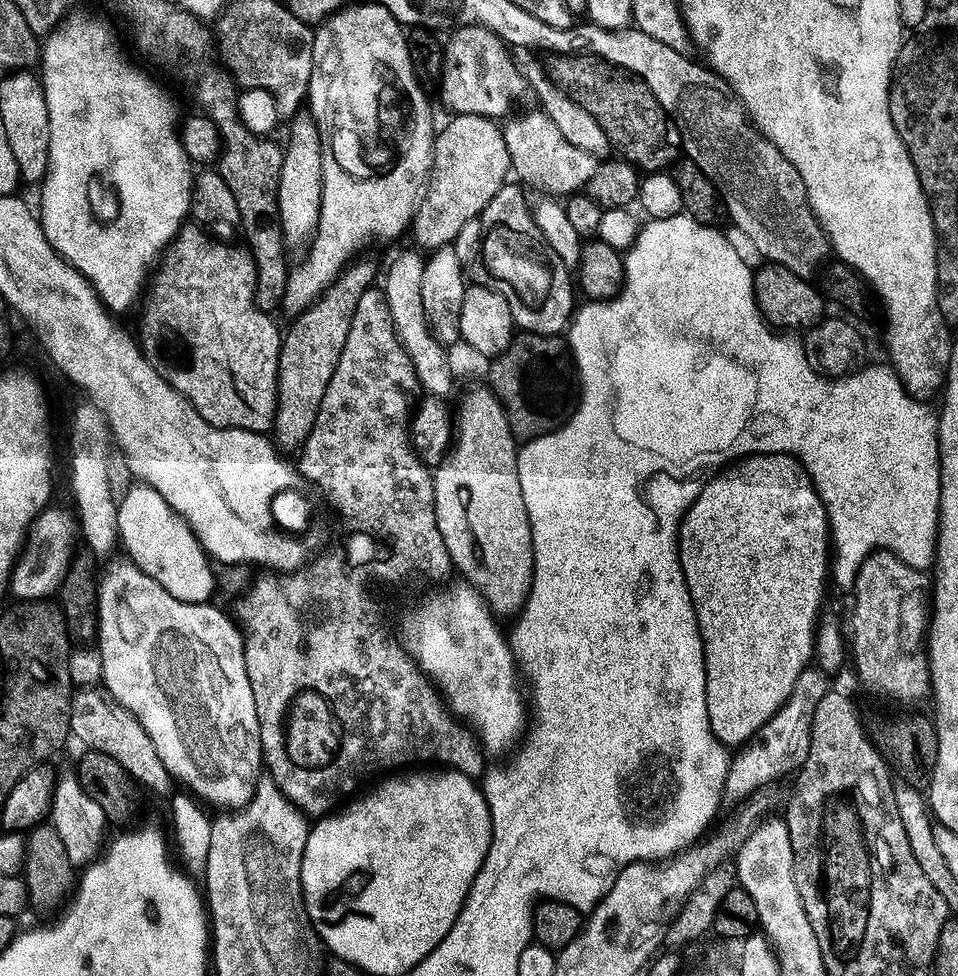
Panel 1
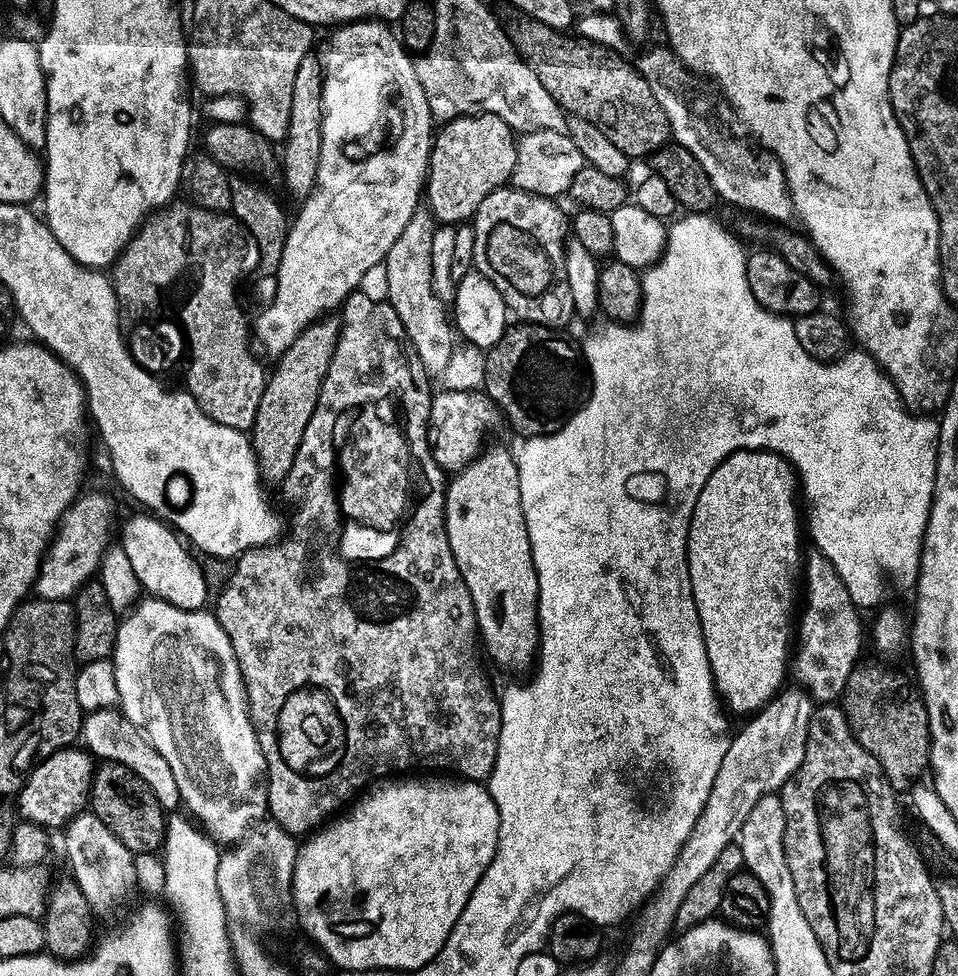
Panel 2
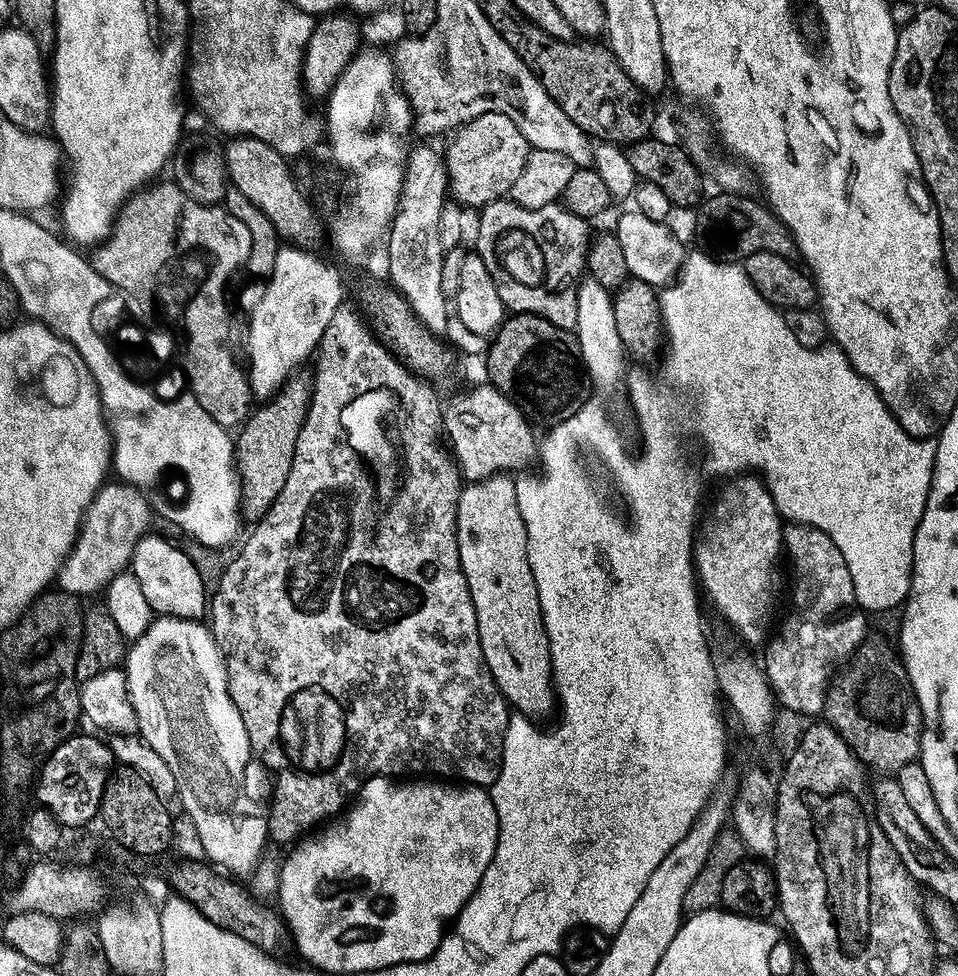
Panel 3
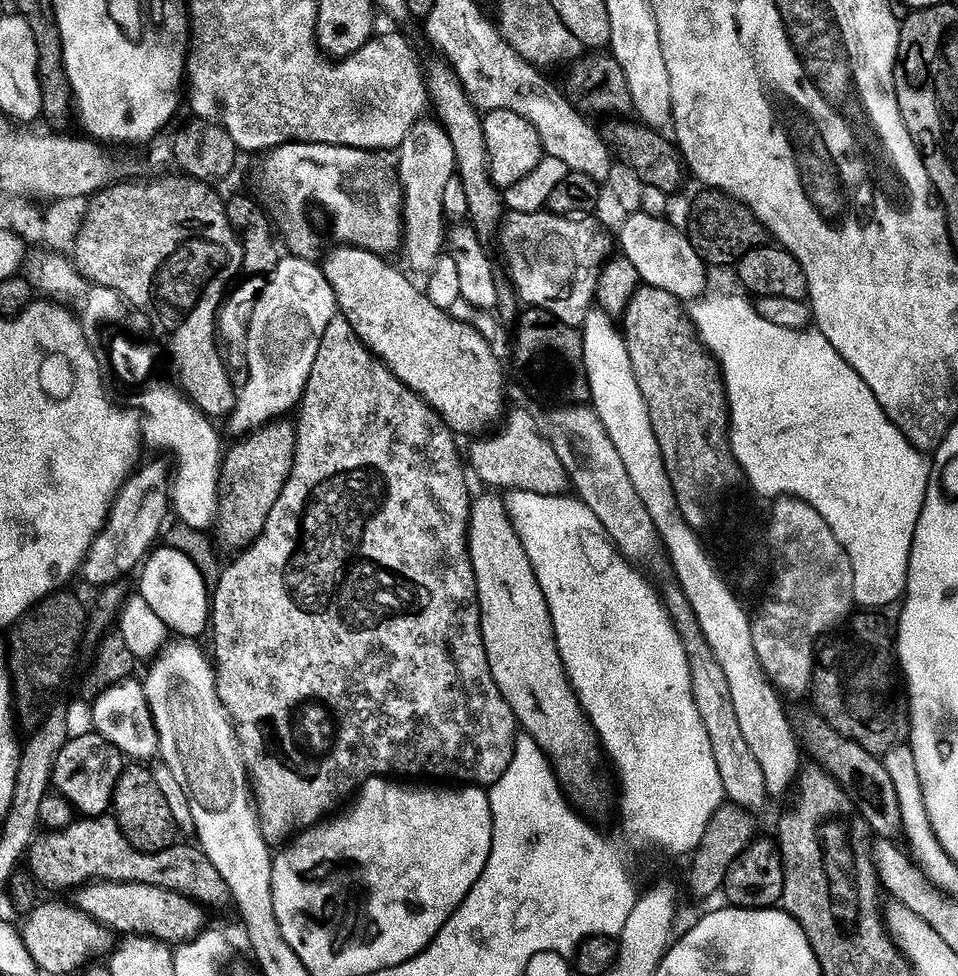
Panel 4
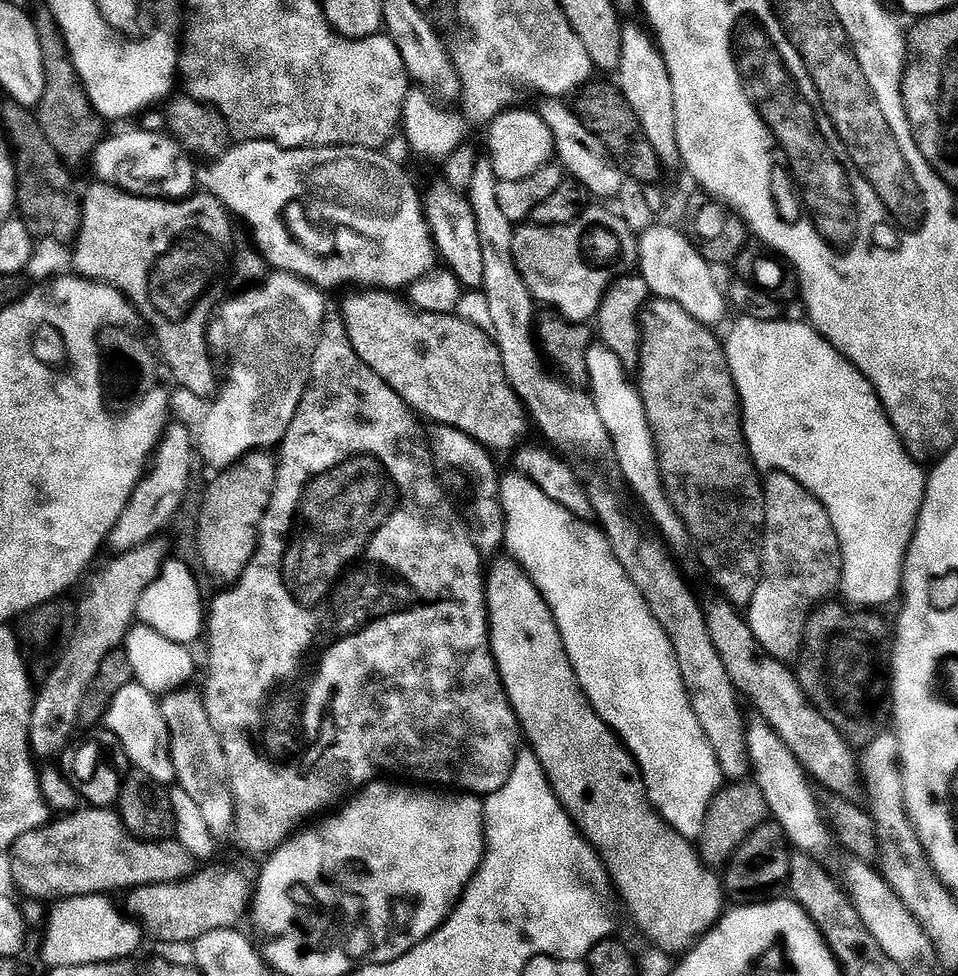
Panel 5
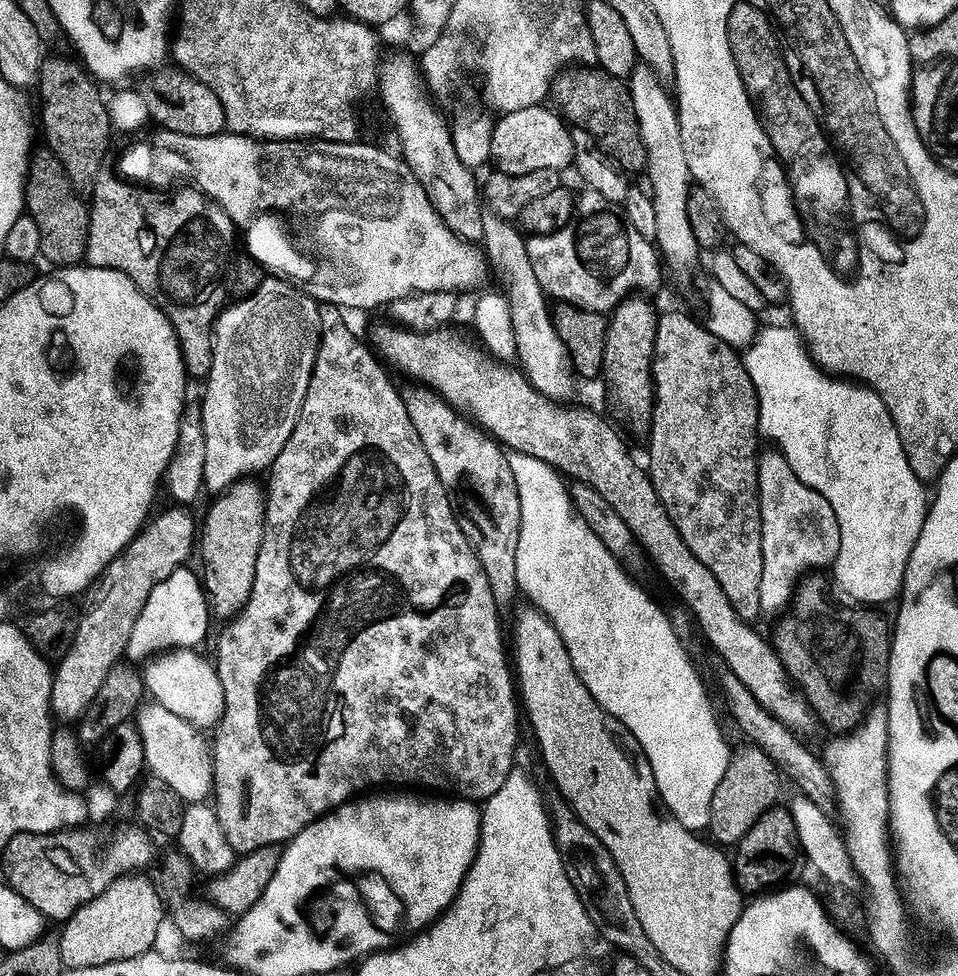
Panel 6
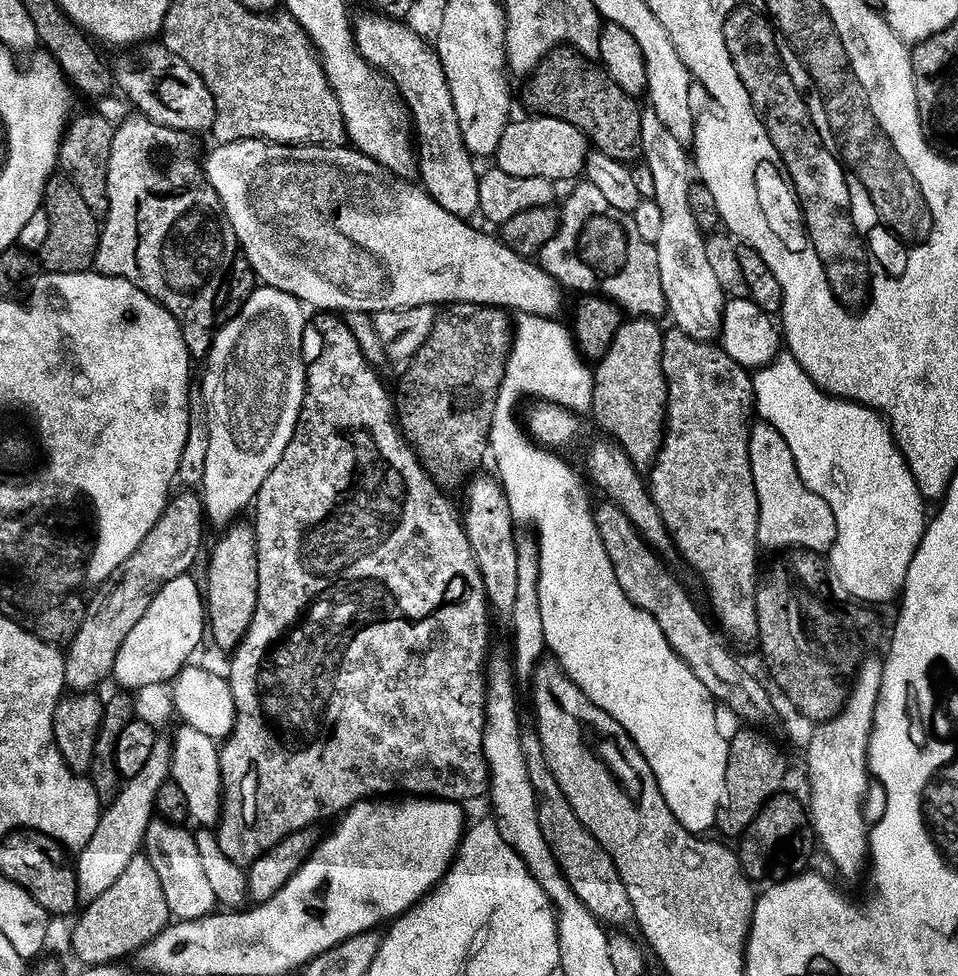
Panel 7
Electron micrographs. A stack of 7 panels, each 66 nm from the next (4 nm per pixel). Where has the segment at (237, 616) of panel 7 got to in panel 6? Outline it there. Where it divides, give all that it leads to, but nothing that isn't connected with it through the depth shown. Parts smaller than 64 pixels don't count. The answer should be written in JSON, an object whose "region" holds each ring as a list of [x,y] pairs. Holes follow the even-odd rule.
{"region":[[[245,478],[243,480],[235,480],[225,492],[219,493],[215,497],[216,500],[208,508],[208,513],[205,514],[204,520],[202,516],[202,523],[198,528],[198,556],[200,552],[200,564],[204,567],[204,572],[202,571],[202,587],[208,598],[208,606],[213,617],[216,616],[220,619],[220,622],[227,621],[229,618],[236,615],[237,612],[243,608],[244,603],[250,598],[250,590],[254,584],[254,566],[258,562],[258,550],[262,546],[262,538],[264,537],[264,505],[266,503],[266,492],[263,487],[260,488],[256,485],[257,481],[252,478]]]}

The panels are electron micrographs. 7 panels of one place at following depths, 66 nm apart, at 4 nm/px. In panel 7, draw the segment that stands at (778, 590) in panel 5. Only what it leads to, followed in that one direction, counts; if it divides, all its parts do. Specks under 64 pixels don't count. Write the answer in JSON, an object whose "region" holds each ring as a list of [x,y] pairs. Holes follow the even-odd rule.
{"region":[[[757,419],[748,429],[748,445],[750,446],[750,474],[754,474],[754,490],[758,494],[757,541],[763,547],[765,544],[768,548],[780,548],[776,550],[827,553],[836,542],[836,516],[830,510],[828,501],[823,500],[814,490],[810,490],[806,482],[802,482],[802,474],[798,474],[794,454],[790,454],[790,446],[786,446],[786,438],[782,438],[782,434],[778,434],[778,430],[770,426],[770,422]]]}

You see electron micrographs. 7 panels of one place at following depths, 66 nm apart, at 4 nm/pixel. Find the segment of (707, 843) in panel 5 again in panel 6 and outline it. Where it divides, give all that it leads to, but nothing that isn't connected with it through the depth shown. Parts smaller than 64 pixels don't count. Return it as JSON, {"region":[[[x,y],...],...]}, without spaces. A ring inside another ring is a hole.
{"region":[[[744,742],[741,745],[737,752],[735,749],[729,755],[726,774],[722,774],[722,782],[718,782],[718,790],[714,790],[714,794],[708,798],[706,832],[720,846],[739,844],[740,839],[746,834],[746,830],[750,830],[750,826],[754,826],[754,822],[758,822],[758,818],[762,818],[764,811],[777,803],[778,765],[755,744]]]}

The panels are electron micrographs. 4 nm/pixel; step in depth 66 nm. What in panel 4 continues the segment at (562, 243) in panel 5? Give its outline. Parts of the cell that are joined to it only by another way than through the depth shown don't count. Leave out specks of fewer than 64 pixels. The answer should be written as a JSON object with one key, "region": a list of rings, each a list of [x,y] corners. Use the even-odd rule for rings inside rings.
{"region":[[[547,211],[522,212],[518,219],[512,218],[508,224],[508,244],[520,248],[524,252],[508,252],[504,260],[508,263],[508,276],[514,295],[521,305],[529,308],[541,308],[549,312],[553,321],[573,326],[583,325],[584,316],[593,303],[596,294],[598,274],[605,260],[614,248],[614,240],[608,237],[608,232],[595,220],[595,215],[580,214],[571,216],[553,216]]]}

